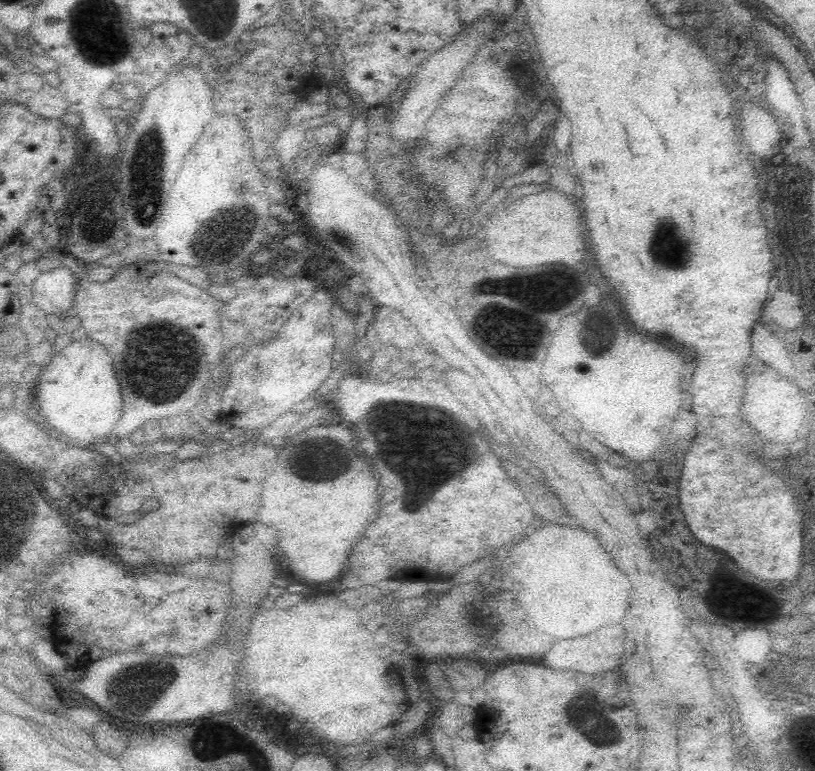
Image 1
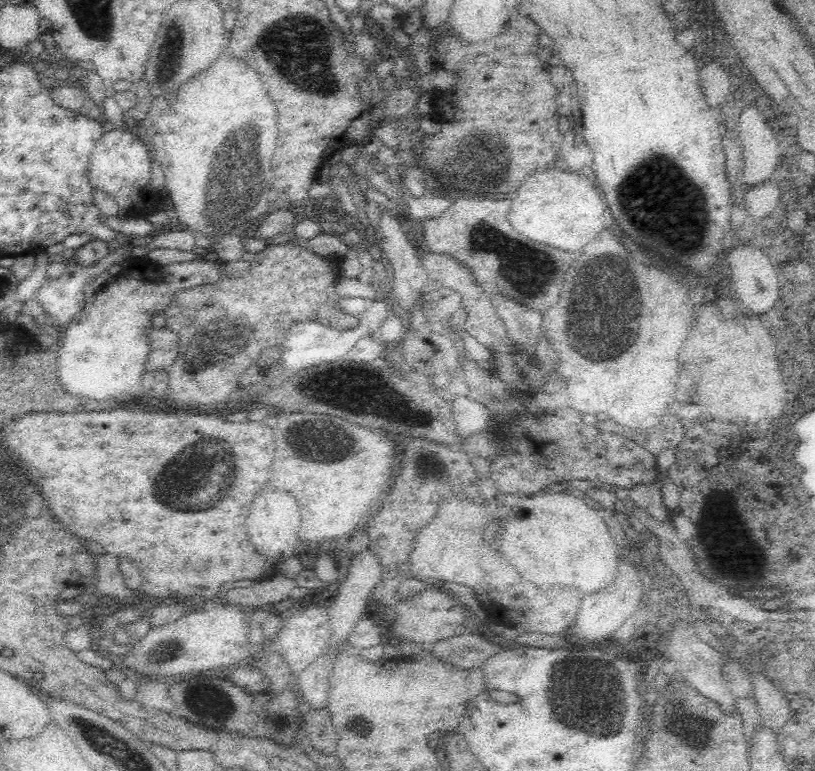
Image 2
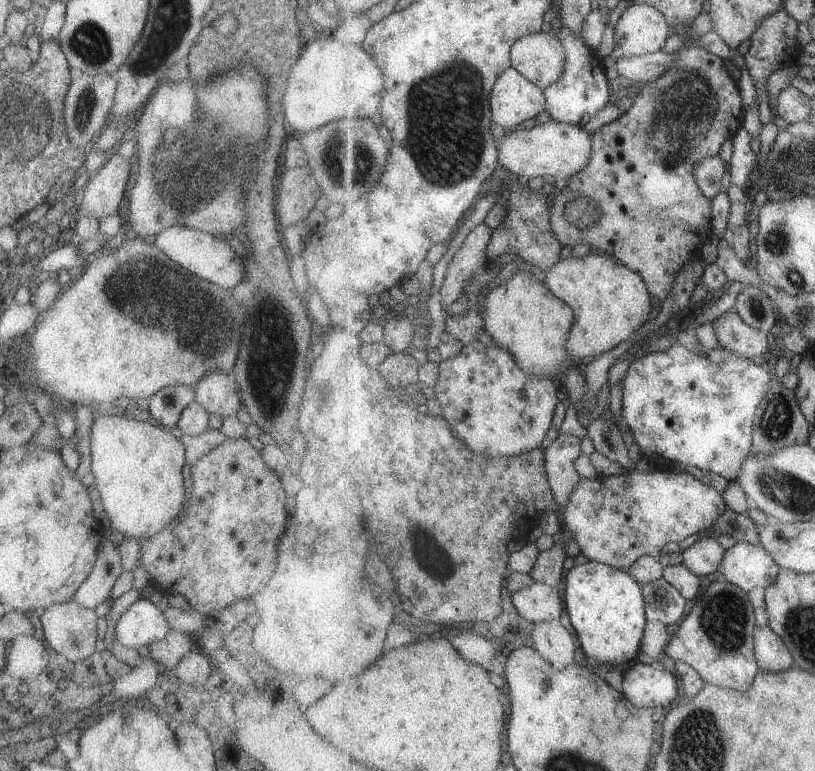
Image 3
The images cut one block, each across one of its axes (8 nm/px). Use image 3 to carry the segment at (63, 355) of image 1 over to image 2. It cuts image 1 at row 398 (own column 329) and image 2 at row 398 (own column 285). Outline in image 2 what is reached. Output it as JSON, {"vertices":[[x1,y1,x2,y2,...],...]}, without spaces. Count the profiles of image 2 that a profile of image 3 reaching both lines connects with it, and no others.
{"vertices":[[147,260,126,261,120,276,114,280,108,290,100,290,93,302,86,300,86,306,74,316,74,320,61,331,60,345,57,346,57,381,67,394,80,399,94,400,96,404,124,400,139,390,141,376,150,347,146,331,152,328,152,313,160,311,174,298,176,292,212,284,225,278,222,269,209,261,192,261,191,263,173,263,168,266,151,264]]}

